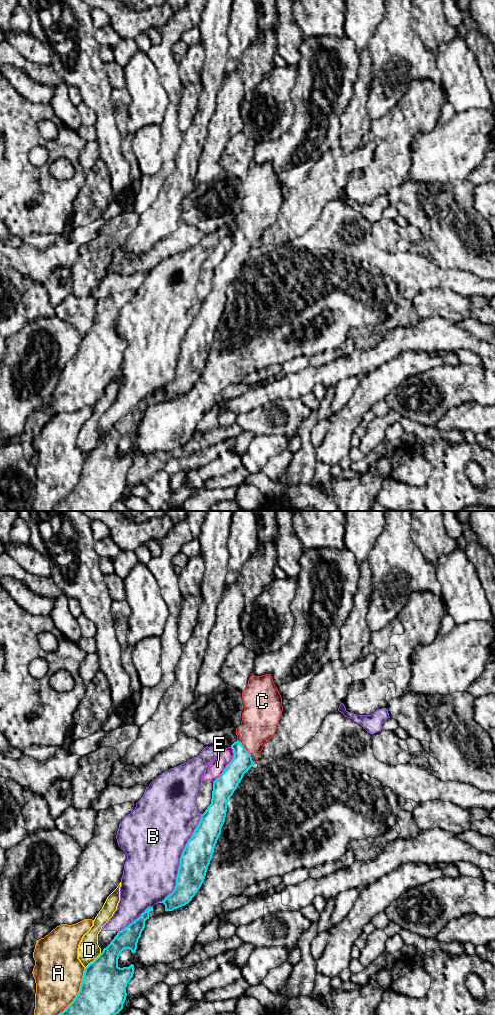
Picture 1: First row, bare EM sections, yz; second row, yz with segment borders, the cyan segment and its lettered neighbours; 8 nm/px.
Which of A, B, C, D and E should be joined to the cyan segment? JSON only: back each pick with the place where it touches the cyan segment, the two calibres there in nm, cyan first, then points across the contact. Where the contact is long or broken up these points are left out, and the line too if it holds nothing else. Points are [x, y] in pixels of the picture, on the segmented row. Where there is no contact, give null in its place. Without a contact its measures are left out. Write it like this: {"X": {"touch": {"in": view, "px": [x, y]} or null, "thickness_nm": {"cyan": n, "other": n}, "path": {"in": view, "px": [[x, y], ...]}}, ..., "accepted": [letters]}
{"C": {"touch": {"in": "yz", "px": [243, 747]}, "thickness_nm": {"cyan": 160, "other": 280}, "path": {"in": "yz", "px": [[232, 775], [242, 761], [243, 747], [251, 739], [259, 722]]}}, "accepted": ["C"]}

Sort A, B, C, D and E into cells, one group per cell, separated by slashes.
A / B / C / D / E

